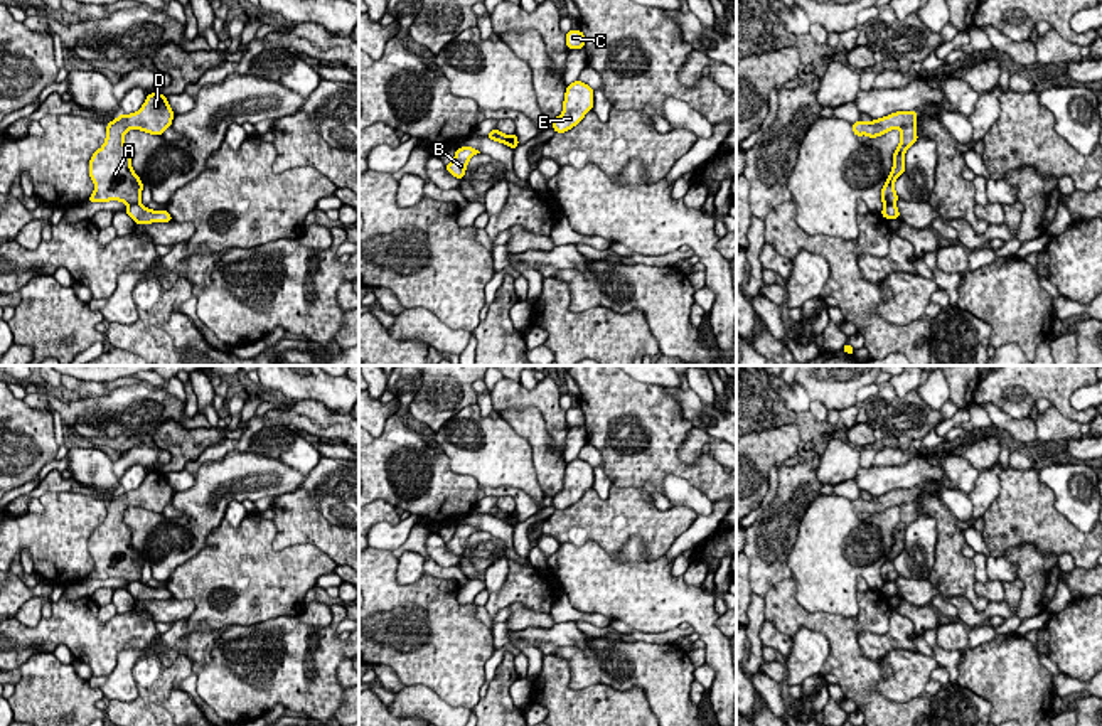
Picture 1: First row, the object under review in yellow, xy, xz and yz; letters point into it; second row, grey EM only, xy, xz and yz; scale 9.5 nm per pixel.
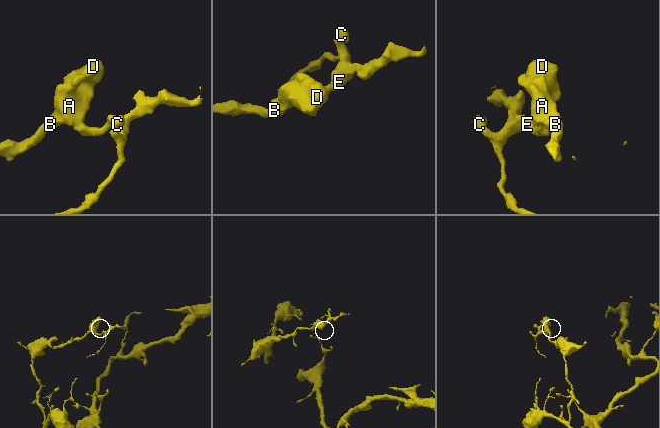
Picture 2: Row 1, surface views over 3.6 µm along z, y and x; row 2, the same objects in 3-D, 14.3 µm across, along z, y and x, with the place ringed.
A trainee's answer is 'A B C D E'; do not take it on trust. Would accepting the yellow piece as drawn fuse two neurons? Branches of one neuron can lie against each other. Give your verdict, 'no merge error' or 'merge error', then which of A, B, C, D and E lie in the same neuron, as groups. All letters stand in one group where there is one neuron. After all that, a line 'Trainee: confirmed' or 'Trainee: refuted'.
merge error; A B D / C E
Trainee: refuted

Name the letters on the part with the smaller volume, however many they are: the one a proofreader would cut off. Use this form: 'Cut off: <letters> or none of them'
Cut off: C, E

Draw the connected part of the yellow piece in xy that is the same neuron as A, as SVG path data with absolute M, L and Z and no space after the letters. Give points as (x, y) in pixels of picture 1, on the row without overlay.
M152 470L136 490L120 492L108 500L106 517L89 537L89 554L96 566L88 578L140 581L143 561L131 546L131 531L125 524L125 510L128 507L142 507L152 512L163 512L172 502L172 495L174 488L167 473Z

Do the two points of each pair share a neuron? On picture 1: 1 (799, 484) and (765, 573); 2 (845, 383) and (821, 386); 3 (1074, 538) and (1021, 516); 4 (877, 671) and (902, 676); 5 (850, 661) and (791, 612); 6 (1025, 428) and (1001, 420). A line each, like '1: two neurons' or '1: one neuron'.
1: one neuron
2: one neuron
3: one neuron
4: two neurons
5: one neuron
6: one neuron

